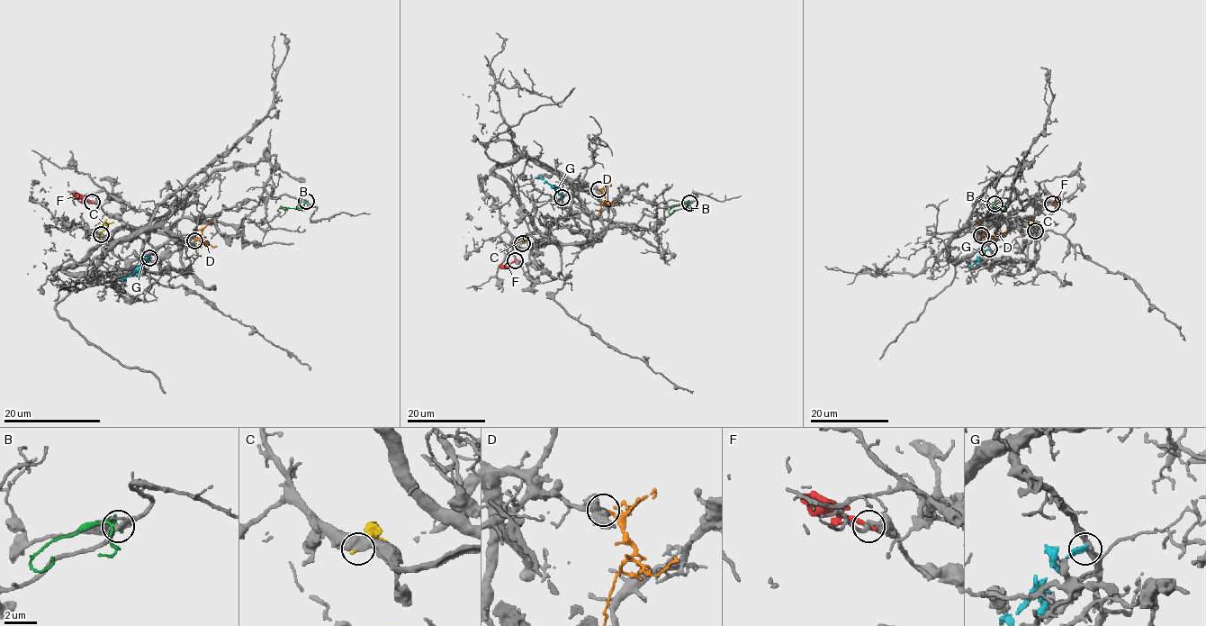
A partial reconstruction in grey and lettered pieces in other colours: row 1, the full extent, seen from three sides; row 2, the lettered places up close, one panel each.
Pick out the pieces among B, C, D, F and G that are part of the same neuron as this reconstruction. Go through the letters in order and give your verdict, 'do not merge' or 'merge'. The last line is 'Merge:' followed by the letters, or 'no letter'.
B: do not merge
C: do not merge
D: merge
F: do not merge
G: do not merge
Merge: D

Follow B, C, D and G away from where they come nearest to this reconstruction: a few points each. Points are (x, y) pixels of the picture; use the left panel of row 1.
B: (307, 202), (294, 207), (282, 206), (287, 210)
C: (101, 234), (108, 224), (113, 222)
D: (194, 240), (203, 242), (194, 231)
G: (148, 257), (120, 280)

